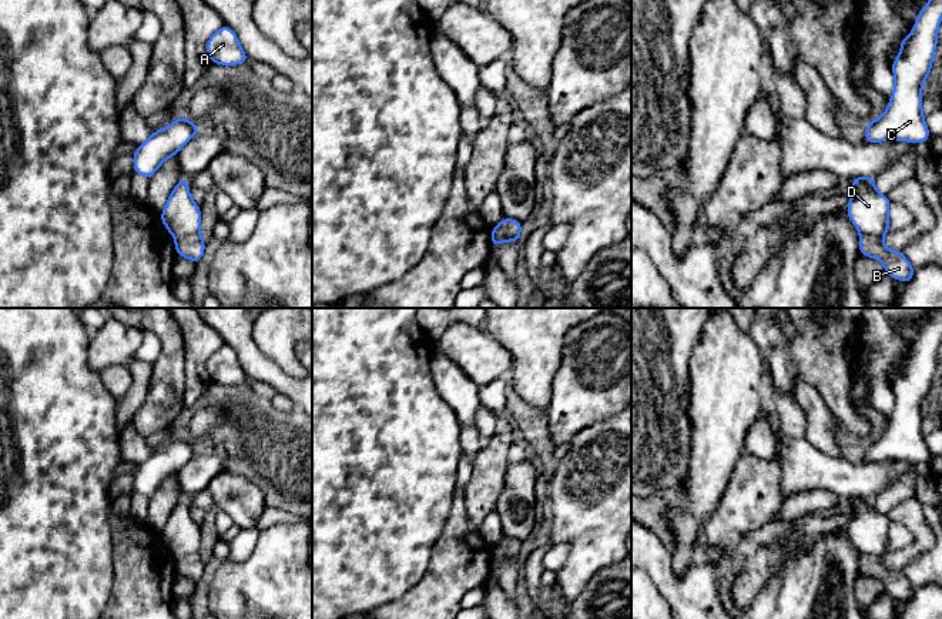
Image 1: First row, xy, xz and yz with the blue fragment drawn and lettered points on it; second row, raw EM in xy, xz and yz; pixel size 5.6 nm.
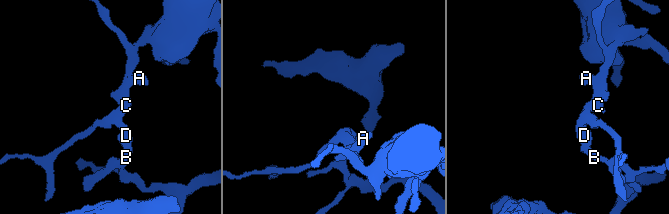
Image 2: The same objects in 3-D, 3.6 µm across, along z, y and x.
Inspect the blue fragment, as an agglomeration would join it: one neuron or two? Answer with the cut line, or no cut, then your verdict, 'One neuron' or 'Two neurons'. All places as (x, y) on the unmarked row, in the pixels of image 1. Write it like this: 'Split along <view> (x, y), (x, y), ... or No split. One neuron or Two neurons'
Split along xy (198, 551), (185, 554), (176, 561). Two neurons

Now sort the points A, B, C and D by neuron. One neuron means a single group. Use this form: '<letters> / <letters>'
A C D / B

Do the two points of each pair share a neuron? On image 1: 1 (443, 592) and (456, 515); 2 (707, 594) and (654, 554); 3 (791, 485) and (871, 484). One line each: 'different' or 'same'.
1: same
2: same
3: same

